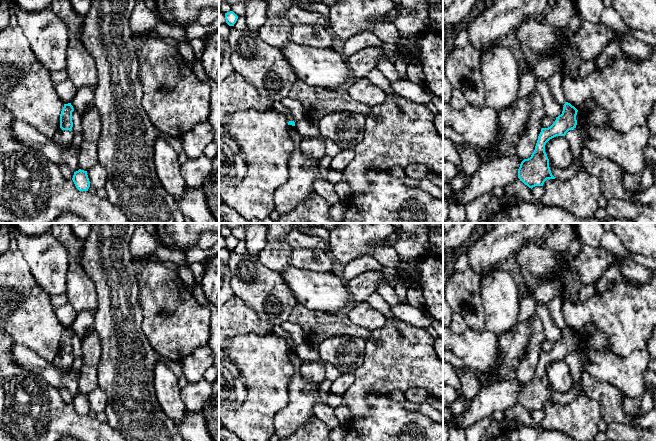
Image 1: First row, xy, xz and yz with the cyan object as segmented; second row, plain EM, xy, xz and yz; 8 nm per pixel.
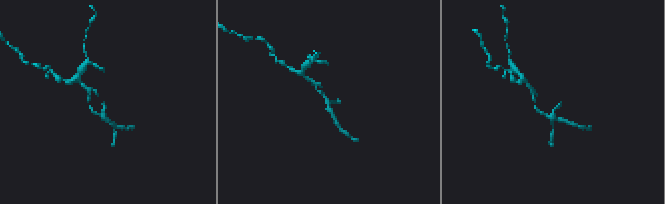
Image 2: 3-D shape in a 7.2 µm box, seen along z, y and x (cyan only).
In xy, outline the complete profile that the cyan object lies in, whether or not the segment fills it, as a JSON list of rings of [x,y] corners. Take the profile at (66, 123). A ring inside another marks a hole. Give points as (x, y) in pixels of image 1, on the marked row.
[[[71,103],[64,104],[64,107],[60,114],[60,128],[62,130],[72,130],[73,122],[72,122],[72,112],[74,111]]]

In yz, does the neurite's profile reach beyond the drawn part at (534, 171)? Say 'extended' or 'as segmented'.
as segmented

